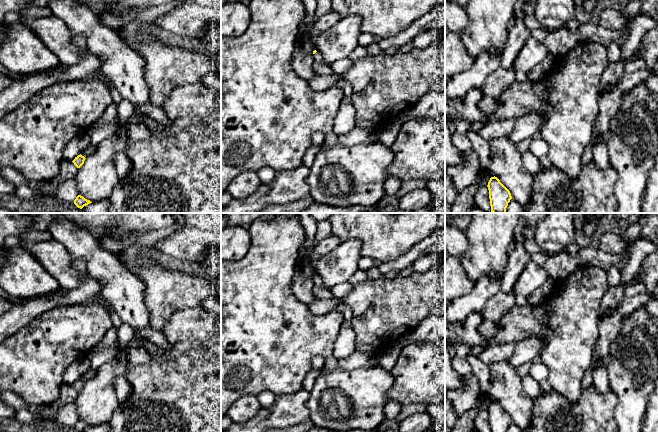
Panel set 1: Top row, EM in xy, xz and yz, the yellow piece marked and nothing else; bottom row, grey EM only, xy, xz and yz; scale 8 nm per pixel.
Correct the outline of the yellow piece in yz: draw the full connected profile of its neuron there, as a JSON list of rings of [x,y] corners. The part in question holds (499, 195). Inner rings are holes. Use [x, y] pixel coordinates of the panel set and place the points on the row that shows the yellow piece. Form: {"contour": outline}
{"contour": [[[491,177],[488,182],[489,199],[492,213],[506,213],[508,203],[512,199],[510,191],[497,177]]]}

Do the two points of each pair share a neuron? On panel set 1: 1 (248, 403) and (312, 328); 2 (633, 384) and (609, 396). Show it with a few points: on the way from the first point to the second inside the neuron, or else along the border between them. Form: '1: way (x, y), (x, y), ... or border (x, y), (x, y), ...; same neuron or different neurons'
1: border (256, 395), (242, 395), (232, 404); different neurons
2: border (610, 390), (615, 395), (614, 418); different neurons

